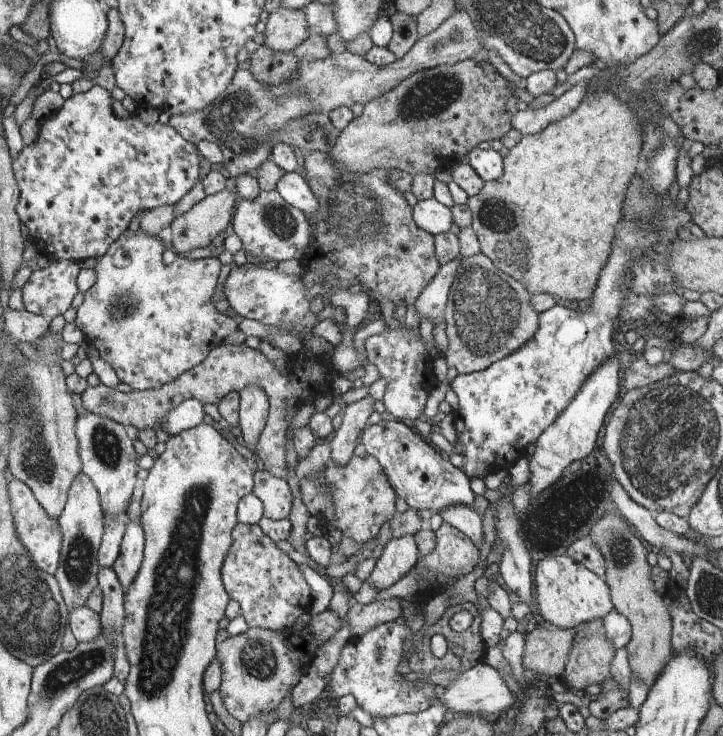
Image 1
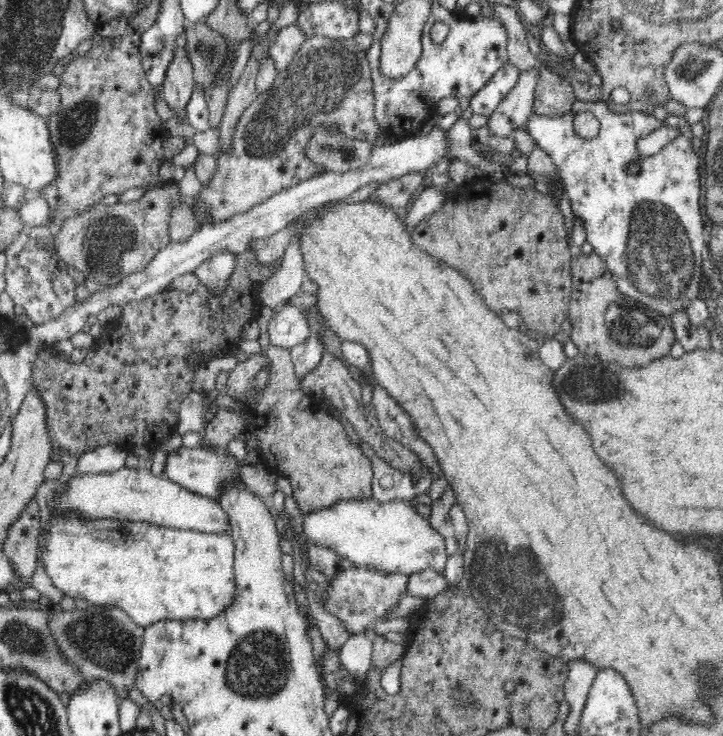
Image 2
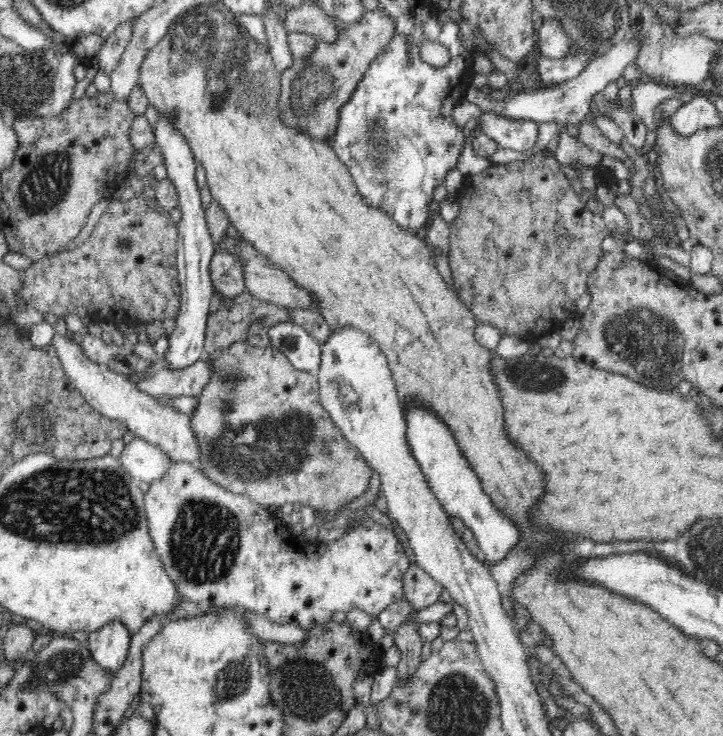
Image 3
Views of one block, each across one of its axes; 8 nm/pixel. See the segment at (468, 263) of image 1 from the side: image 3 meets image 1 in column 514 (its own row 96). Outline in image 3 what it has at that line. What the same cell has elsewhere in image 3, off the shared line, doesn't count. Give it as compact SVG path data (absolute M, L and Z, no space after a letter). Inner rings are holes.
M378 10L366 11L357 20L344 21L336 27L336 37L330 42L316 39L308 56L296 57L280 76L280 96L277 116L291 130L299 130L309 138L330 143L338 131L340 110L350 102L363 74L376 59L388 38L392 36L392 19L384 18Z

